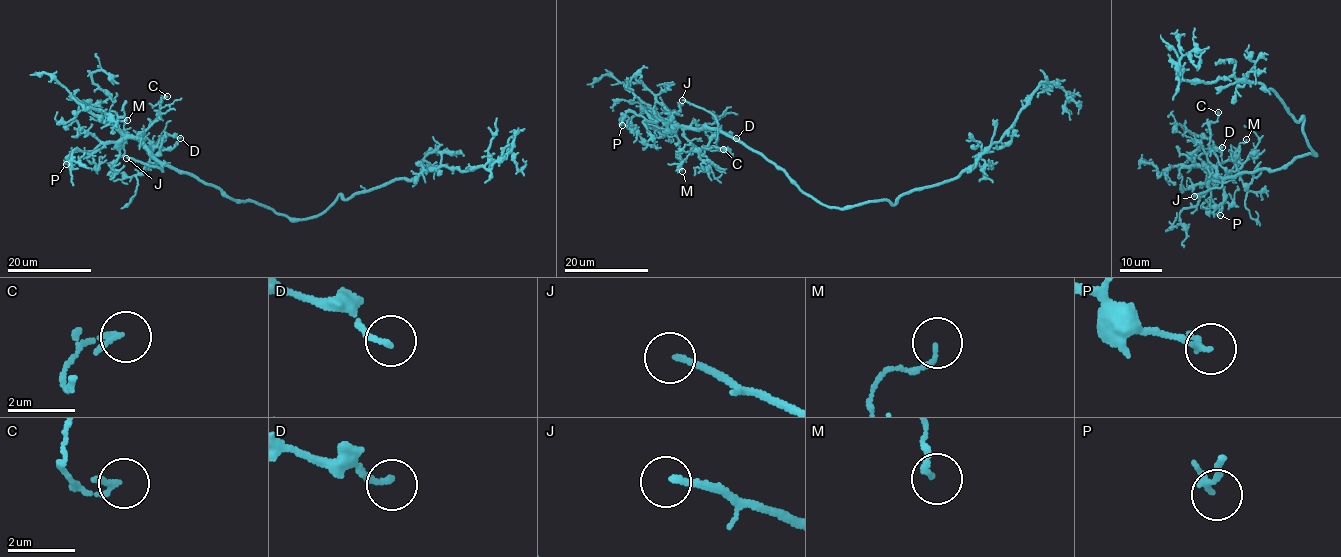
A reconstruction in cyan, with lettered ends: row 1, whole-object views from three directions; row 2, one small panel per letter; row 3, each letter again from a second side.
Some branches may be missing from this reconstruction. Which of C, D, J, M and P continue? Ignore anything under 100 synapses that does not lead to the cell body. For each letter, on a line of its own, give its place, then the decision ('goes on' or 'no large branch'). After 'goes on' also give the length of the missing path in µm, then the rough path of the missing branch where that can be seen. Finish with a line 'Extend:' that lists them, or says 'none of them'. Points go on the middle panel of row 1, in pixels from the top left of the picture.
C: at (723, 149); no large branch
D: at (736, 138); no large branch
J: at (682, 100); goes on; about 110 µm are missing
M: at (682, 171); no large branch
P: at (622, 125); no large branch
Extend: J

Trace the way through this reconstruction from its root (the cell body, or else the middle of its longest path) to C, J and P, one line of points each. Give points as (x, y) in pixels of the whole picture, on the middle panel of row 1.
C: (839, 208), (817, 202), (741, 142), (696, 127), (711, 131), (716, 148), (723, 149)
J: (839, 208), (821, 204), (808, 196), (783, 170), (726, 135), (709, 112), (682, 100)
P: (839, 208), (817, 202), (761, 154), (721, 132), (649, 121), (632, 111), (622, 118), (622, 125)

